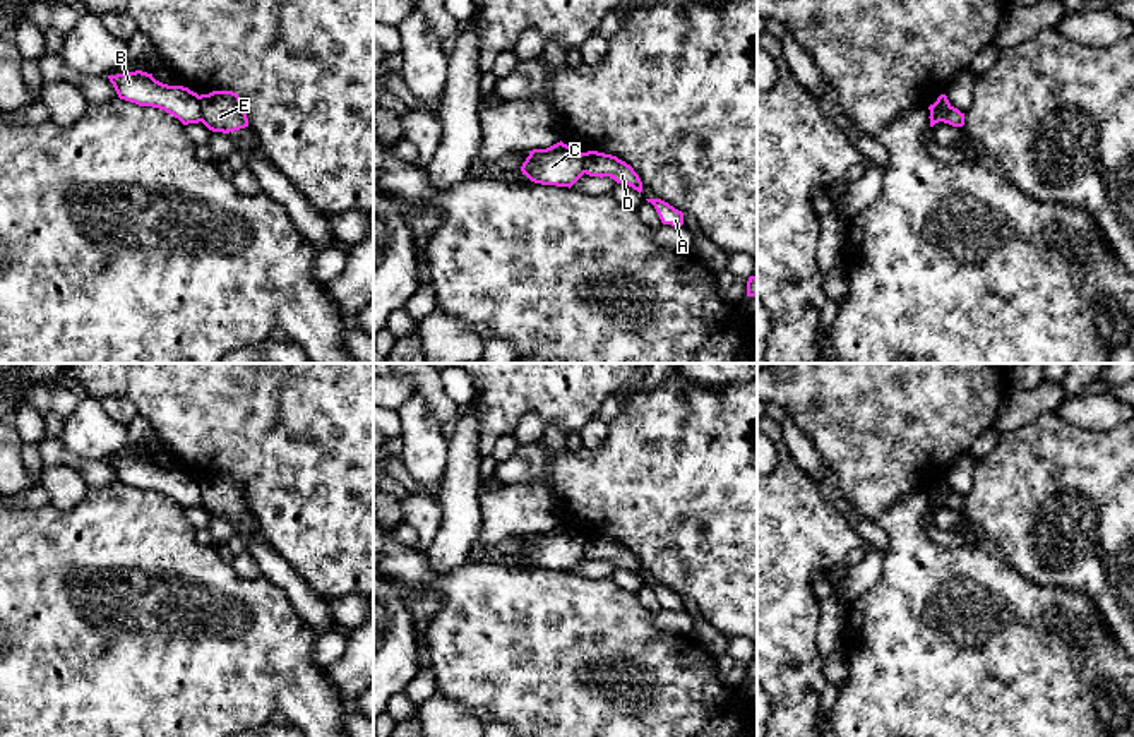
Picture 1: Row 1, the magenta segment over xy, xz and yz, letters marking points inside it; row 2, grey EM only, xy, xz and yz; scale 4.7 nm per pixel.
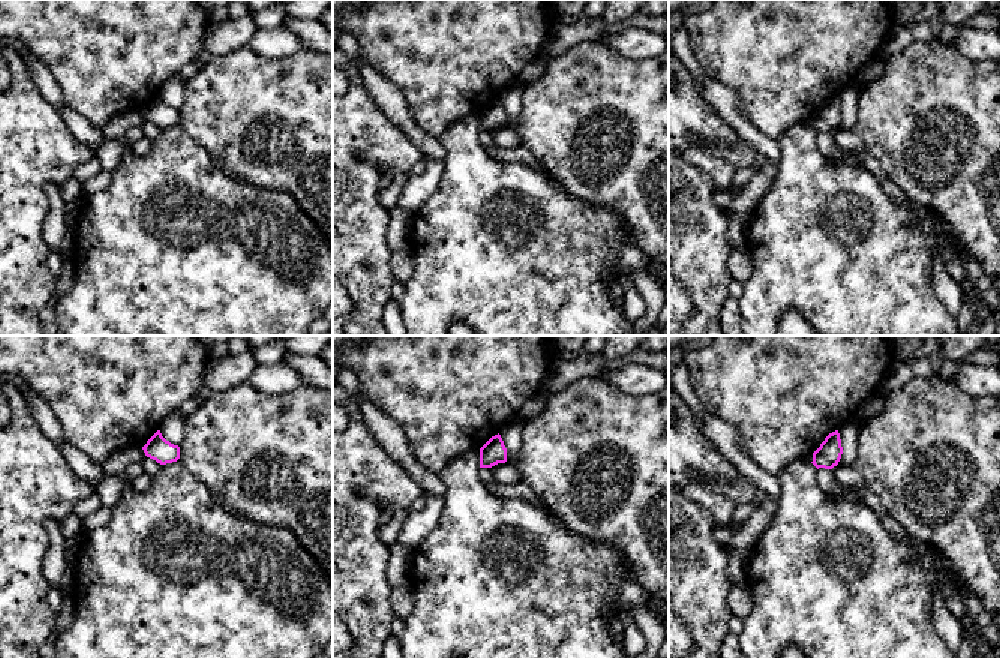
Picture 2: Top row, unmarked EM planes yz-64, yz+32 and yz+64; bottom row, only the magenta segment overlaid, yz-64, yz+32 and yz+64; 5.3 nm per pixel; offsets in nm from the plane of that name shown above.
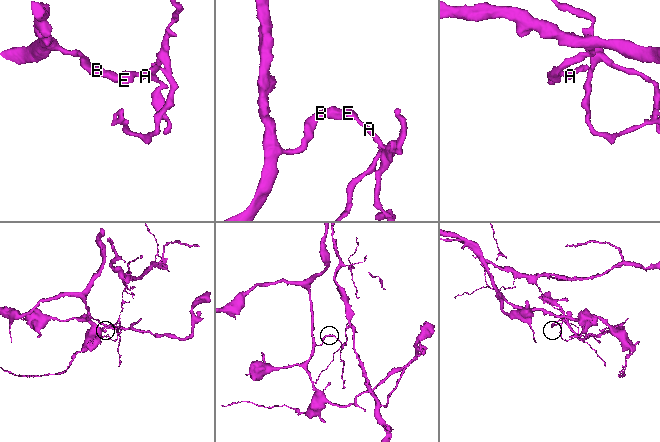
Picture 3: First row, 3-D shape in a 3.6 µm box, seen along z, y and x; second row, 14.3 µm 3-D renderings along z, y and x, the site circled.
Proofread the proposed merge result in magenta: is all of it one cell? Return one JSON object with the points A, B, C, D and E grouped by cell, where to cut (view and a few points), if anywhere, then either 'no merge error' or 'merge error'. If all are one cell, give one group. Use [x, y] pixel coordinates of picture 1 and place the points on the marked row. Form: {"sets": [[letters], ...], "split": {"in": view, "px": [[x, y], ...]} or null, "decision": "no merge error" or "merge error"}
{"sets": [["A", "D", "E"], ["B", "C"]], "split": {"in": "xy", "px": [[197, 96], [202, 120]]}, "decision": "merge error"}

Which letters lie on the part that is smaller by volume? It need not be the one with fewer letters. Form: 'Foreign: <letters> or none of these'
Foreign: A, D, E

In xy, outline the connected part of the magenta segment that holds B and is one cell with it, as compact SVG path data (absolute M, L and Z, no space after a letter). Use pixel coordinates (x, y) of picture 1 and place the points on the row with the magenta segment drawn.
M135 70L108 75L120 99L164 110L183 125L202 122L200 98L183 86L168 86L152 74Z

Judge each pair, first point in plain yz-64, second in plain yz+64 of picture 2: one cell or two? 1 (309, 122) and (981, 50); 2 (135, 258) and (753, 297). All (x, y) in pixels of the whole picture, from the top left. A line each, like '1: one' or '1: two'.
1: two
2: one

